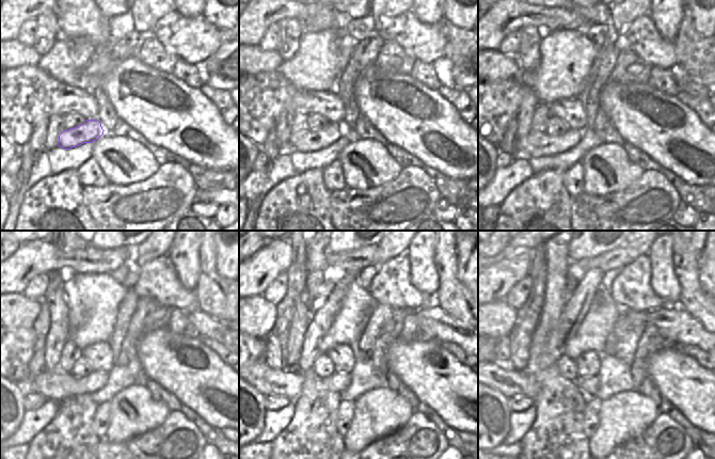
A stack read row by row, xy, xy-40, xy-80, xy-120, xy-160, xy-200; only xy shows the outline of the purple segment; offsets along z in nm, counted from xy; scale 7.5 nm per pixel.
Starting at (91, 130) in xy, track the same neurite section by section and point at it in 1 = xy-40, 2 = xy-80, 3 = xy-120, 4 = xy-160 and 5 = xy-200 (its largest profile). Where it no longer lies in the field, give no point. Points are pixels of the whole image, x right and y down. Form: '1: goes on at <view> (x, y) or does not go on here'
1: goes on at xy-40 (310, 140)
2: goes on at xy-80 (535, 144)
3: goes on at xy-120 (57, 385)
4: goes on at xy-160 (286, 382)
5: goes on at xy-200 (509, 382)

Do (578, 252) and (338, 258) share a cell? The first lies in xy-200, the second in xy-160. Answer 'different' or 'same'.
different

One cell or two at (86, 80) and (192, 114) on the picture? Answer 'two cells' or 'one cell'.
two cells

